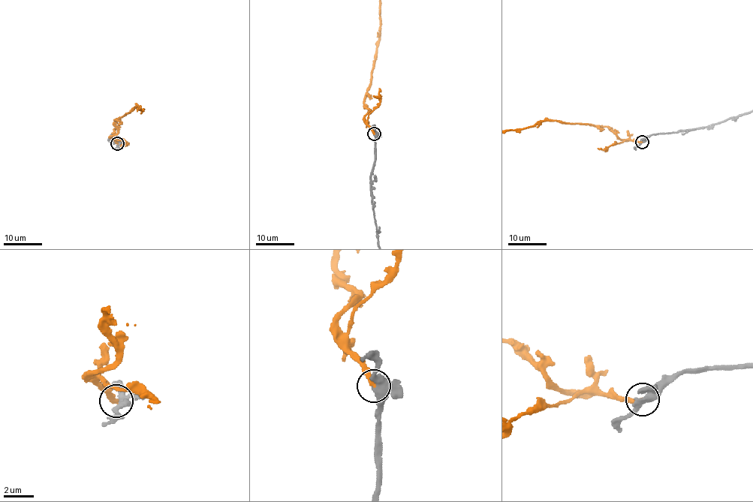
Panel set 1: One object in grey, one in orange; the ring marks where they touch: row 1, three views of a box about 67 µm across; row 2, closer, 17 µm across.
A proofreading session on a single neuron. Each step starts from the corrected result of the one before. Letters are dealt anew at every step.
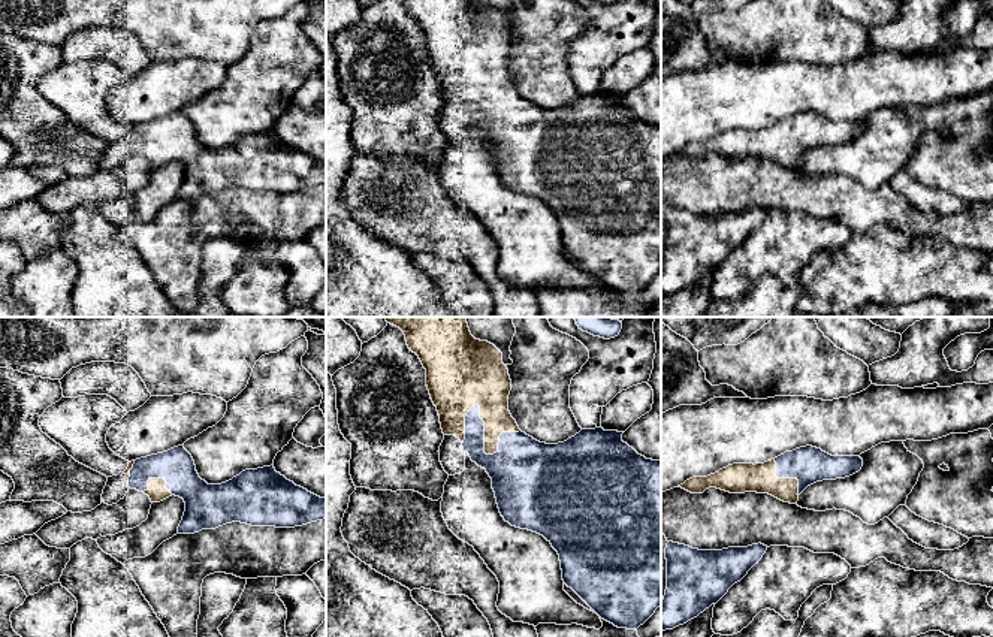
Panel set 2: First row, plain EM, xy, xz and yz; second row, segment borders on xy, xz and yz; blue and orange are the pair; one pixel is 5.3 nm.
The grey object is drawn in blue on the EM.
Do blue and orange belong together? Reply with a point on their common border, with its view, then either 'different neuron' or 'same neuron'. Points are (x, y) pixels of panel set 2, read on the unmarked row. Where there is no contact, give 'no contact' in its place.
xz (483, 96) | same neuron

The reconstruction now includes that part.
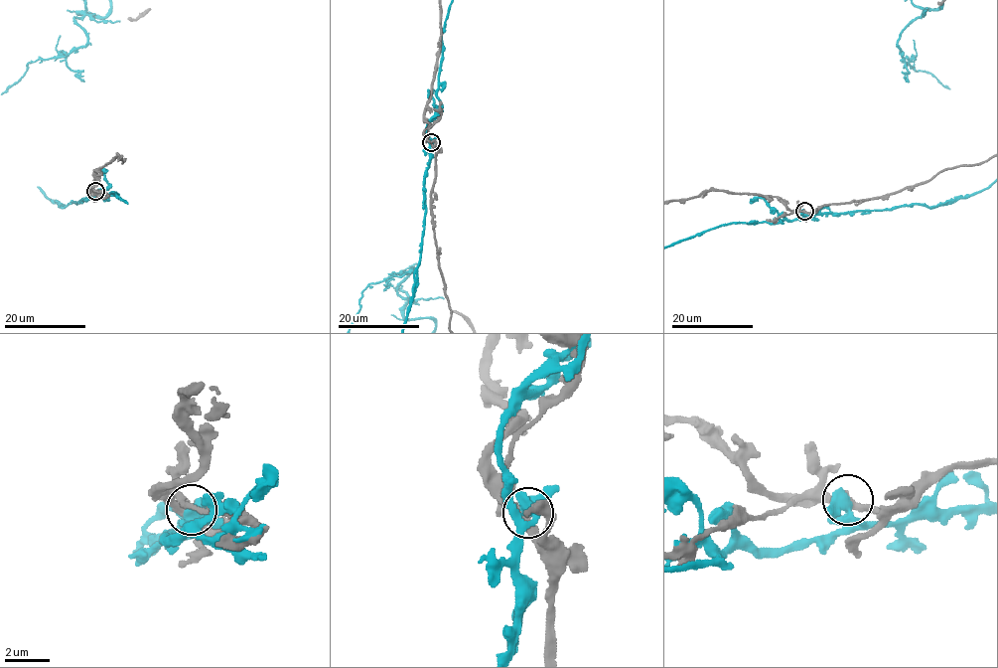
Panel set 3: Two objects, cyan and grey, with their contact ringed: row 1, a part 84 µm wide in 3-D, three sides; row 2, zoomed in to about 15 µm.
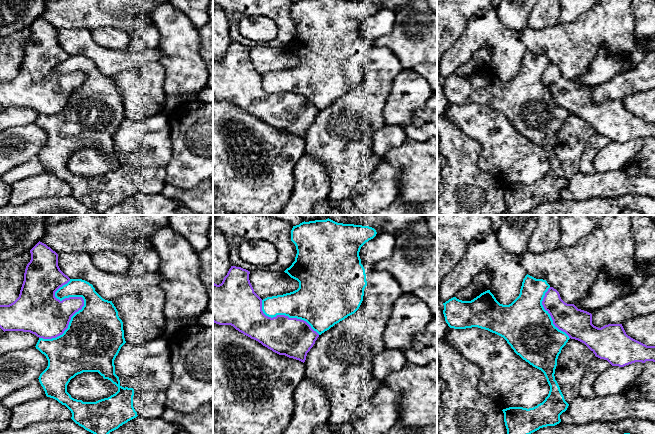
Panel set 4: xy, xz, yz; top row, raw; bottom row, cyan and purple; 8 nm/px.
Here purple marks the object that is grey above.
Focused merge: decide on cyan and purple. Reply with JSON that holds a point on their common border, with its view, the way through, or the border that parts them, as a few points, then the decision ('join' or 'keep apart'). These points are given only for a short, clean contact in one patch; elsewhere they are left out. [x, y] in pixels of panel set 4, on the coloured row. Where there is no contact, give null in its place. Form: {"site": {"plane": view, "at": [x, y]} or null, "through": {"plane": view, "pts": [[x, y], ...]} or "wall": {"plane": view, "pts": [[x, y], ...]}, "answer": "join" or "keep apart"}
{"site": {"plane": "xy", "at": [84, 305]}, "answer": "keep apart"}

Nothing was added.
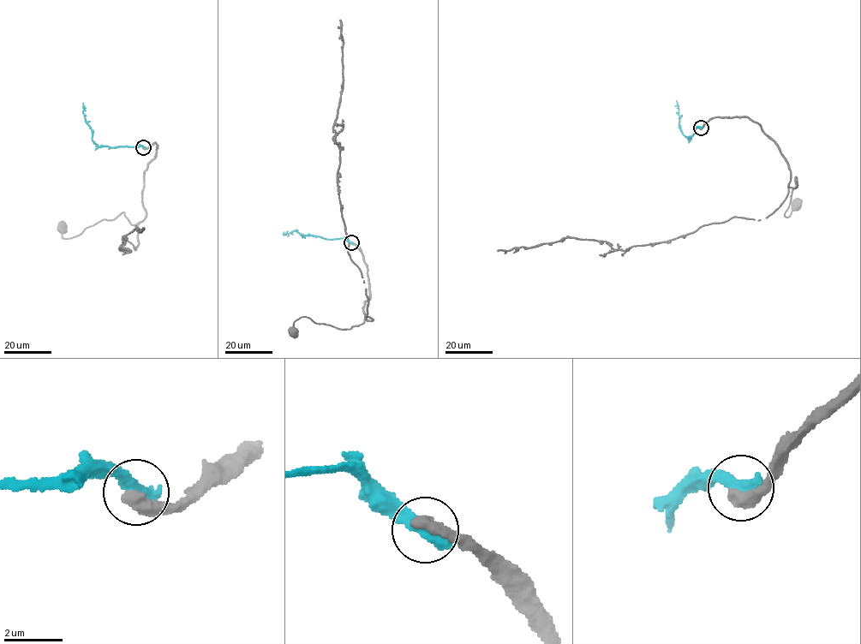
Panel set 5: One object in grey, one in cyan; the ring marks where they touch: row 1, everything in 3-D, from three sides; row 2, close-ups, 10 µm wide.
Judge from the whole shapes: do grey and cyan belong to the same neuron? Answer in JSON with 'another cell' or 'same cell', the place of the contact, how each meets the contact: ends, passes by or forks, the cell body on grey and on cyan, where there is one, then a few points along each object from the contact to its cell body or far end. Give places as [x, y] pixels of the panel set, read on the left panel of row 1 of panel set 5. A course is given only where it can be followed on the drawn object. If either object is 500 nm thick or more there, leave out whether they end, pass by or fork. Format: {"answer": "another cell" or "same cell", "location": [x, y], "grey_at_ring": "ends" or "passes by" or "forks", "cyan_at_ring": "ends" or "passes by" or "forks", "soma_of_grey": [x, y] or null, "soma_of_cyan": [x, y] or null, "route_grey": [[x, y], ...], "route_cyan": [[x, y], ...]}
{"answer": "another cell", "location": [143, 147], "soma_of_grey": [62, 227], "soma_of_cyan": null, "route_grey": [[143, 147], [158, 146], [144, 172], [146, 217], [133, 225], [120, 213], [64, 238], [62, 226]], "route_cyan": [[143, 147], [98, 146], [92, 139], [91, 127], [85, 121], [82, 102]]}

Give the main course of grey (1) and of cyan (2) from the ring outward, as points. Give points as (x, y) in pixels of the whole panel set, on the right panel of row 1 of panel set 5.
1: (700, 128), (714, 117), (748, 117), (758, 123), (786, 163), (790, 187), (796, 177), (784, 216), (797, 204)
2: (700, 128), (695, 129), (688, 139), (682, 134), (676, 100)

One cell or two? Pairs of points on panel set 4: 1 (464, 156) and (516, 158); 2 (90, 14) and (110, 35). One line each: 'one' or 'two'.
1: two
2: two

